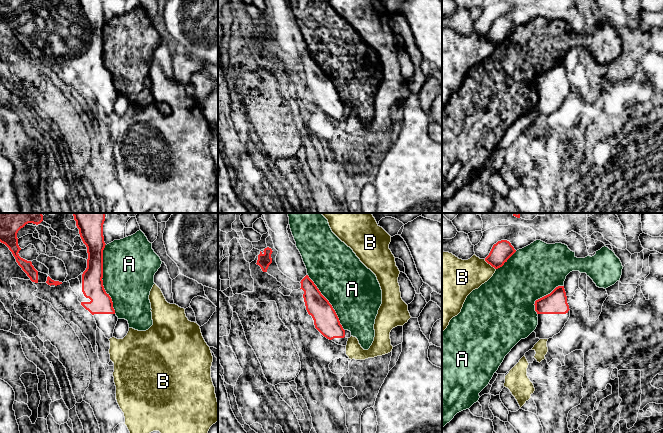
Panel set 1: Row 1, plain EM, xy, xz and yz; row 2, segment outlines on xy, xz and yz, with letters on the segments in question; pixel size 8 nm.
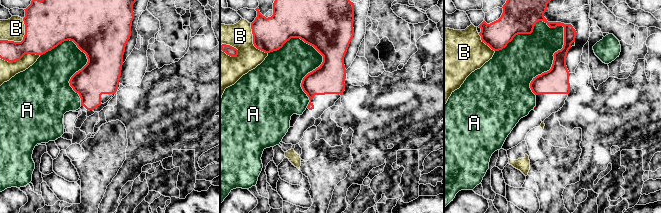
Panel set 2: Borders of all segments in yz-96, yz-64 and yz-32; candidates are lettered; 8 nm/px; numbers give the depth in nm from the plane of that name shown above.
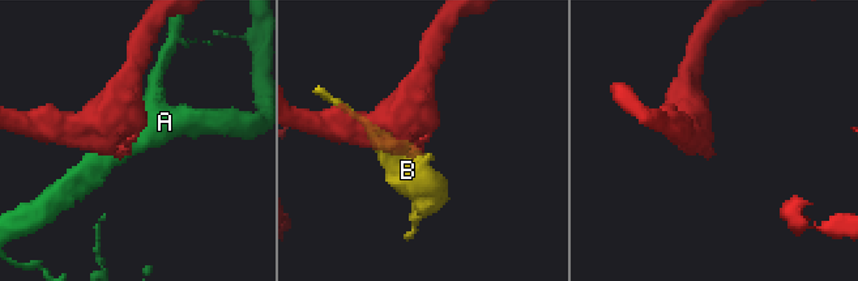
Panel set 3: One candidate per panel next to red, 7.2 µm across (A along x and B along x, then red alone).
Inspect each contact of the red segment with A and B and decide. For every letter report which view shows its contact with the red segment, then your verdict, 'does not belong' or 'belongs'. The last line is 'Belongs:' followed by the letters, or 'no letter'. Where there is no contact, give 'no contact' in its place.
A: xy | does not belong
B: yz | does not belong
Belongs: no letter

